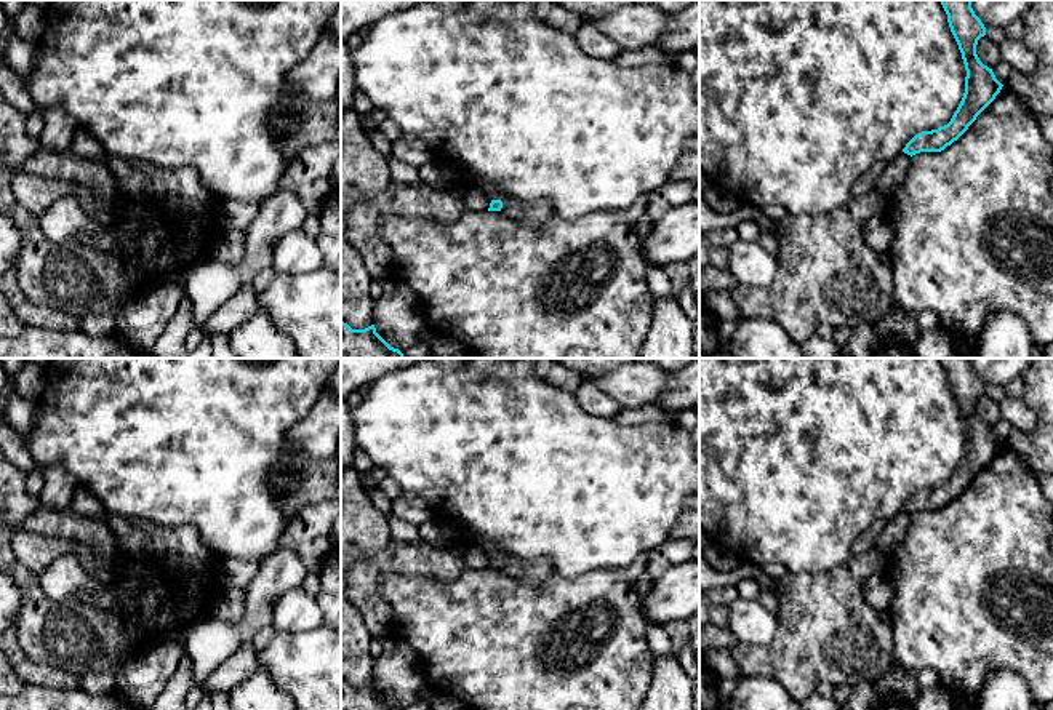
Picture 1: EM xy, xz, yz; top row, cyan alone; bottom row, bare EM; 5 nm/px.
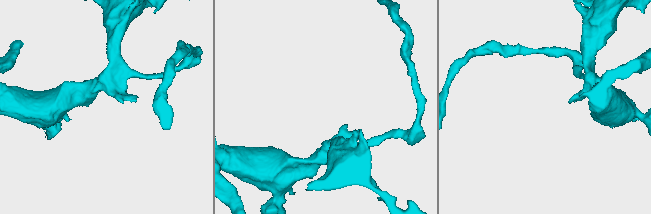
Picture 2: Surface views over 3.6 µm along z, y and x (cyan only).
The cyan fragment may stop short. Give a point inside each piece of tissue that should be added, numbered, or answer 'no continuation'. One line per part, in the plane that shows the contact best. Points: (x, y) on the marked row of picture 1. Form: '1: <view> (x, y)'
1: xz (538, 211)

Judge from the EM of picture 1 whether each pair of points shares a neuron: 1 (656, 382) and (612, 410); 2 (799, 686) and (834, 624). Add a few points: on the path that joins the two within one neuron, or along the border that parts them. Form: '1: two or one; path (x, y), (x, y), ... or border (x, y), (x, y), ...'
1: two; border (589, 382), (594, 382), (623, 406)
2: one; path (800, 670), (804, 654), (818, 640)

